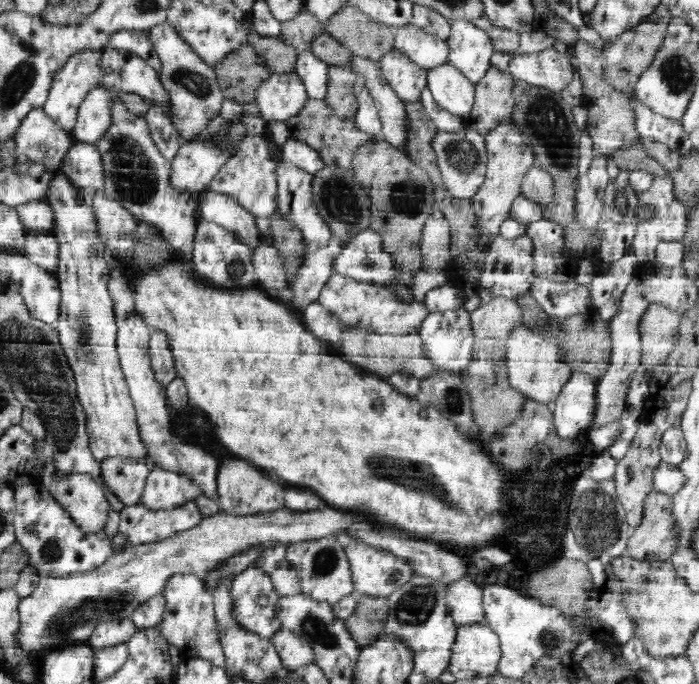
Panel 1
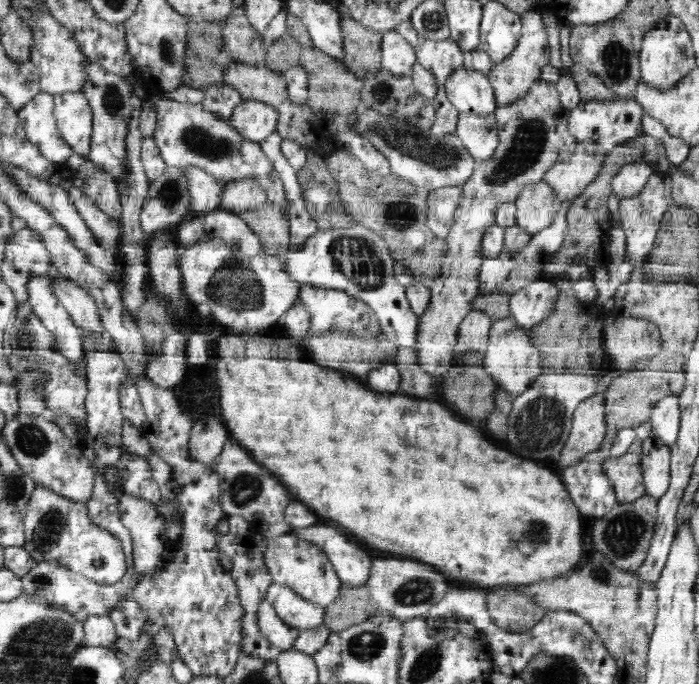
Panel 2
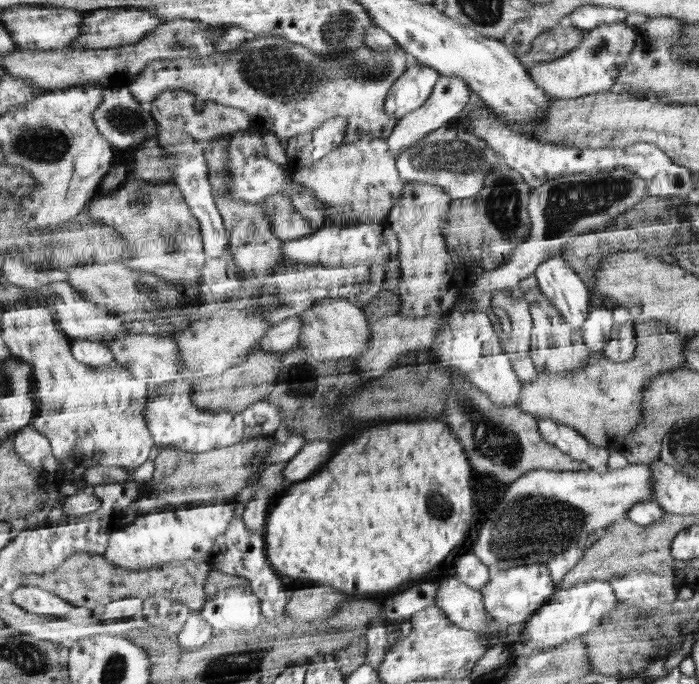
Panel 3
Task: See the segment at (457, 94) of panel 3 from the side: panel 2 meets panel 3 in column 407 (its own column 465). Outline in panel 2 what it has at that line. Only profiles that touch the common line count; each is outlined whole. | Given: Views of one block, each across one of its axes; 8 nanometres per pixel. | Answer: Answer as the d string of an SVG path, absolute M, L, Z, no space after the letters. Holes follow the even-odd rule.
M459 114L456 132L475 163L483 163L494 156L499 143L499 126L495 114L474 116Z

